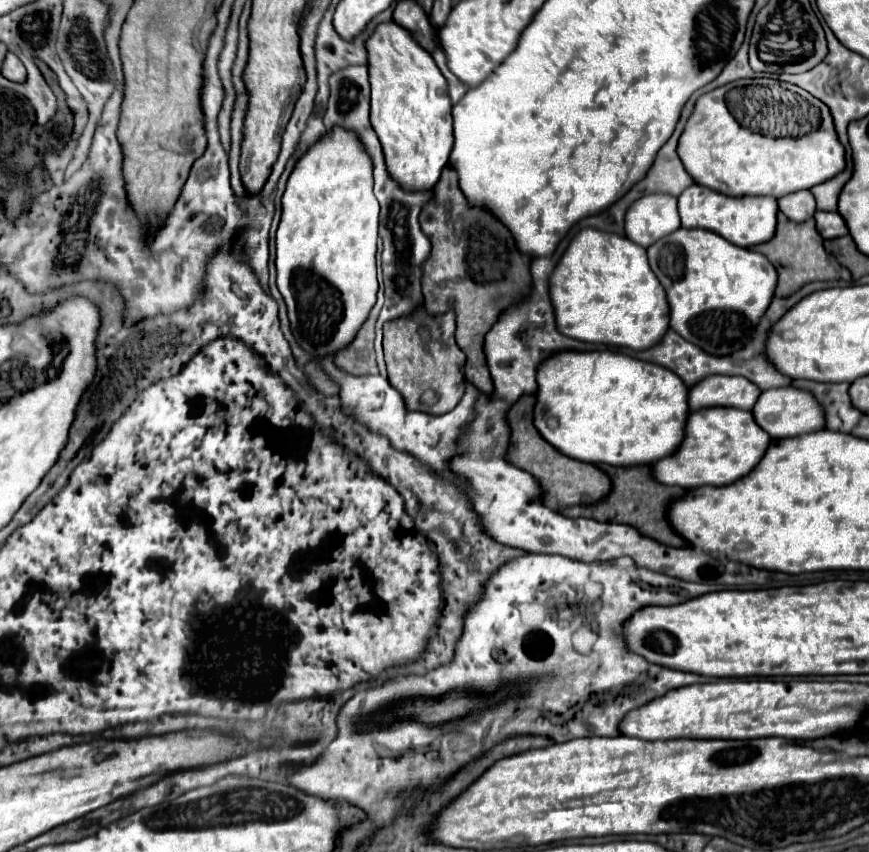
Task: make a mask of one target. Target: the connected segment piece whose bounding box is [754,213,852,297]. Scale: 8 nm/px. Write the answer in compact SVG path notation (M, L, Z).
M780 213L776 235L768 243L754 247L762 255L766 255L778 271L778 277L780 277L778 279L778 289L776 289L778 297L790 297L792 293L796 293L798 289L802 289L806 283L812 283L812 281L838 281L838 279L852 281L850 271L846 267L842 267L836 261L834 255L826 253L822 243L824 243L824 239L816 231L814 219L810 219L806 223L794 223L794 221L788 221Z

